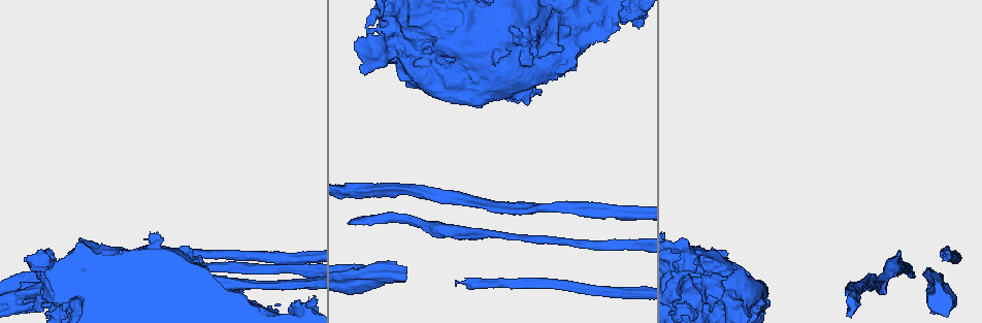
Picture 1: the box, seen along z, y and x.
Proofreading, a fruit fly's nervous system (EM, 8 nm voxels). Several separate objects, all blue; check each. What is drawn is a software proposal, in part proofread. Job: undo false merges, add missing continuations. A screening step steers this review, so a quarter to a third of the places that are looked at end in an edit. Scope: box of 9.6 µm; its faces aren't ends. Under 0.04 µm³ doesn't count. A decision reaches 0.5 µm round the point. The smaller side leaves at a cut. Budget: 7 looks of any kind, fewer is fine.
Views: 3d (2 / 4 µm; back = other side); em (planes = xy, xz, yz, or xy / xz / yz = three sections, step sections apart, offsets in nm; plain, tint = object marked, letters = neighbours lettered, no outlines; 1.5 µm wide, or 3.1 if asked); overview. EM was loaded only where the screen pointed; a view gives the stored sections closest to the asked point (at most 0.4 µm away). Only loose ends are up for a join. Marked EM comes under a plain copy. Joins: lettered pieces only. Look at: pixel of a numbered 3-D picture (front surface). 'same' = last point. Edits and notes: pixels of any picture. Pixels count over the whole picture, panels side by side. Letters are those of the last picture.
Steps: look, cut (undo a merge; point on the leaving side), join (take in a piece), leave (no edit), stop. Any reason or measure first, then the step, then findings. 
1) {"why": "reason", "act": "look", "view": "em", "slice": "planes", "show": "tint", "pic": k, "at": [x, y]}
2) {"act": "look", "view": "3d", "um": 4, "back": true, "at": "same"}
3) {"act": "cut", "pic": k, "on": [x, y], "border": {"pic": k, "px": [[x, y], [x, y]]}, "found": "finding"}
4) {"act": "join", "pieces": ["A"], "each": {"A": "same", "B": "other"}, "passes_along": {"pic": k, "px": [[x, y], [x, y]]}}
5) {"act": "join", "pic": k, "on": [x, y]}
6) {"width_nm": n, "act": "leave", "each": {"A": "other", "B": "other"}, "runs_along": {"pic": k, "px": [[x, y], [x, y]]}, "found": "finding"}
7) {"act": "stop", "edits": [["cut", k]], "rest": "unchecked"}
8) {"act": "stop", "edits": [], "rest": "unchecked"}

{"why": "touches itself", "act": "look", "view": "3d", "um": 4, "pic": 1, "at": [766, 306]}

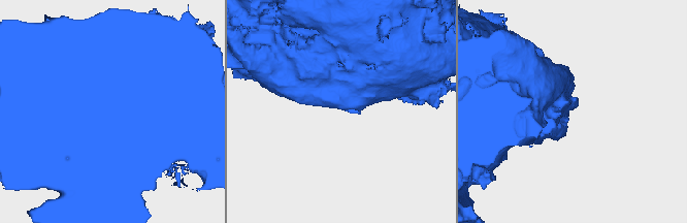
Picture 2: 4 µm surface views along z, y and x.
{"act": "look", "view": "em", "slice": "xz", "step": 4, "show": "tint", "pic": 2, "at": [570, 106]}

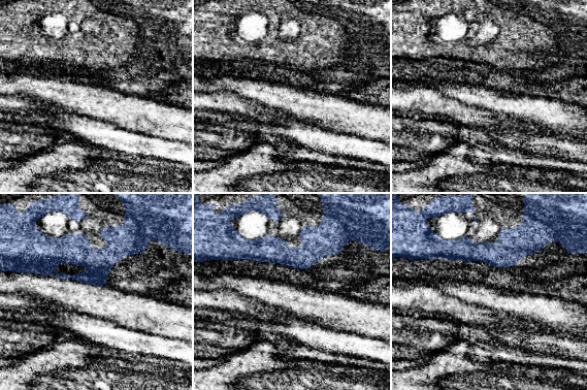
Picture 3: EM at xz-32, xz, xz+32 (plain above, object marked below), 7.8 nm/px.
{"act": "look", "view": "em", "slice": "yz", "step": 4, "show": "letters", "at": "same"}

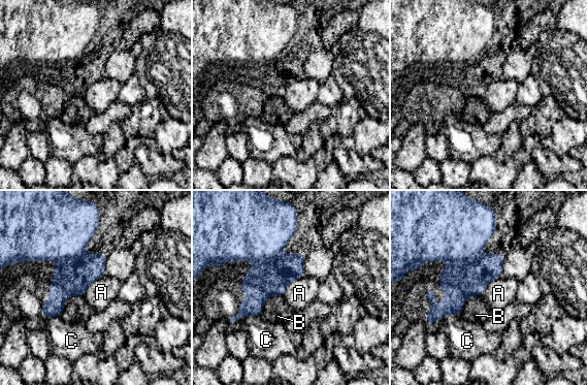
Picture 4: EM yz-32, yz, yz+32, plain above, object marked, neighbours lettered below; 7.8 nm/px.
{"act": "leave", "each": {"A": "other", "B": "other", "C": "other"}, "border": {"pic": 4, "px": [[304, 276], [292, 280], [284, 296]]}, "found": "one neuron here"}

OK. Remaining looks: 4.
{"why": "branch stops here", "act": "look", "view": "em", "slice": "xz", "step": 4, "show": "letters", "pic": 1, "at": [711, 310]}

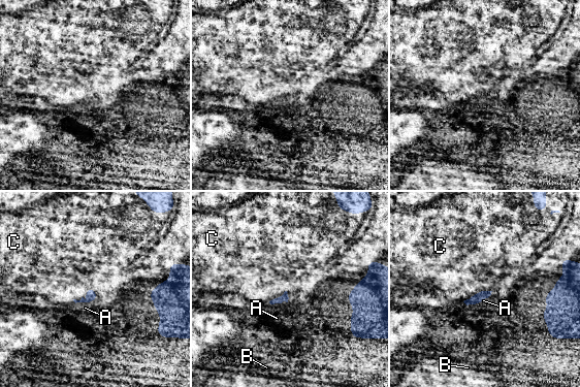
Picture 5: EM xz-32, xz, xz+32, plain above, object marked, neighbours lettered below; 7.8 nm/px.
{"longest_contact_nm": ["C", 200], "act": "leave", "each": {"A": "other", "B": "other", "C": "other"}, "border": {"pic": 5, "px": [[96, 291], [87, 287], [72, 300]]}, "found": "no lettered piece goes on from it"}

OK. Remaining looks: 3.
{"why": "free end", "act": "look", "view": "em", "slice": "yz", "step": 8, "show": "tint", "pic": 1, "at": [392, 263]}

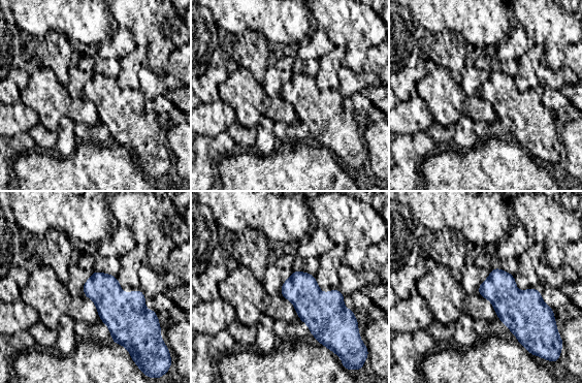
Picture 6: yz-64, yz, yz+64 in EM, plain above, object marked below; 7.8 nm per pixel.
{"why": "cut it another way", "act": "look", "view": "em", "slice": "planes", "show": "letters", "at": "same"}

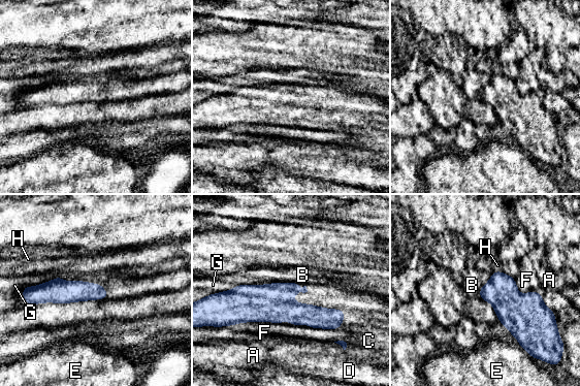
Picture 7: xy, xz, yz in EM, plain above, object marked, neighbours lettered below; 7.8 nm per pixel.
{"act": "join", "pieces": ["C"], "each": {"A": "other", "B": "other", "C": "same", "D": "other", "E": "other", "F": "other", "G": "other", "H": "other"}, "passes_along": {"pic": 7, "px": [[317, 317], [342, 321], [371, 333]]}, "found": "the neuron continues"}

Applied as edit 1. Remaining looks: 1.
{"act": "stop", "edits": [["join", 7]], "rest": "unchecked"}

